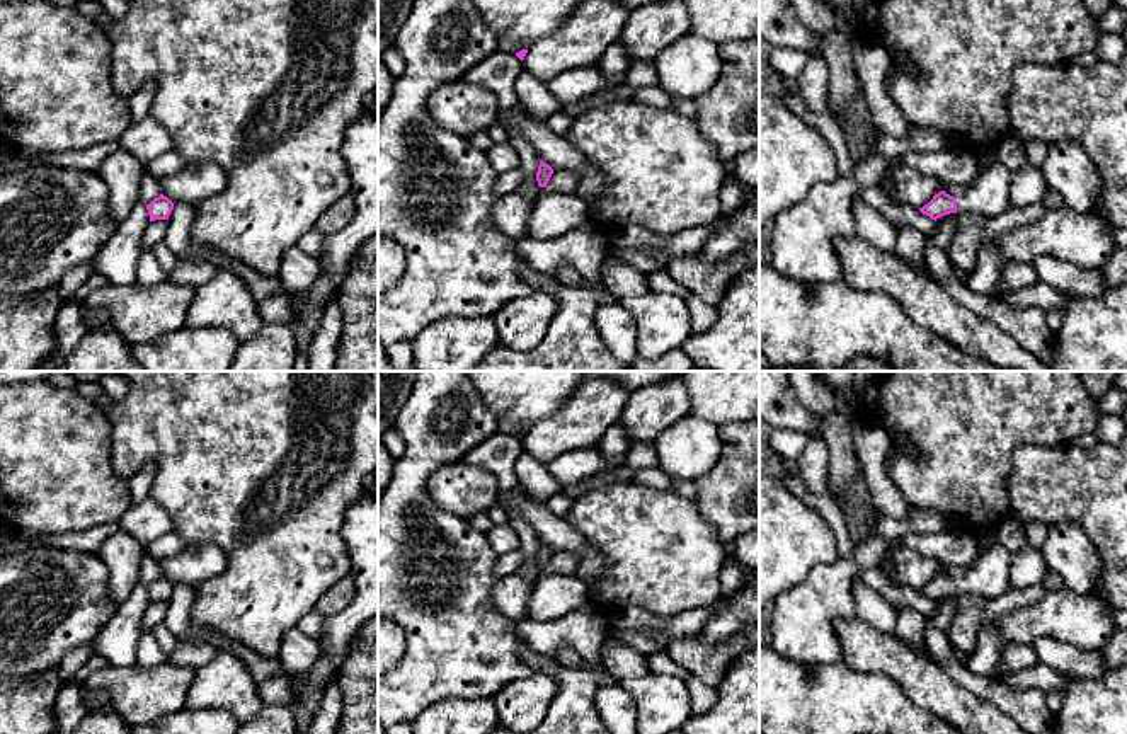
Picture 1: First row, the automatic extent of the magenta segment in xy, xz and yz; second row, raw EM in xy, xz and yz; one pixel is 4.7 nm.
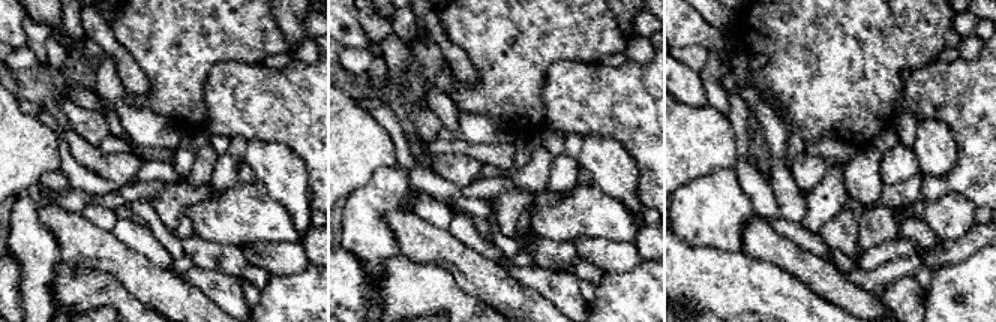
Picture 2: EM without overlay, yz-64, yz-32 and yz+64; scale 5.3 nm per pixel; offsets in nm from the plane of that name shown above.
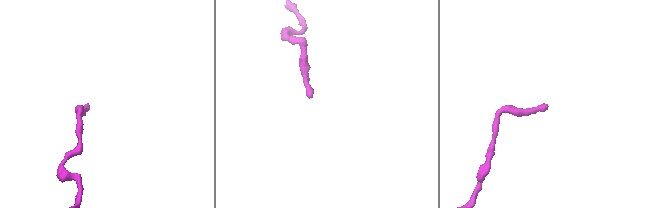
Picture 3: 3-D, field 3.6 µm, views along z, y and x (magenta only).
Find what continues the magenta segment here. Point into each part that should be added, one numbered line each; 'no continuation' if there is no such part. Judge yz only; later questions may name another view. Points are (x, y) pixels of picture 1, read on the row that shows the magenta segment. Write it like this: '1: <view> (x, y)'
1: yz (988, 194)

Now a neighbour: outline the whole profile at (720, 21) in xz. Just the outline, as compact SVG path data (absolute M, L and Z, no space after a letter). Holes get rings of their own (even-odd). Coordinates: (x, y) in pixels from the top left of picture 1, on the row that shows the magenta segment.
M686 0L686 5L691 32L715 44L759 37L759 0Z

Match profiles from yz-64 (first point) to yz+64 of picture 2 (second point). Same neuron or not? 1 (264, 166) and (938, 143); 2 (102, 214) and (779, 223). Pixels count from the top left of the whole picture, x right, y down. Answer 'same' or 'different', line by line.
1: same
2: different

